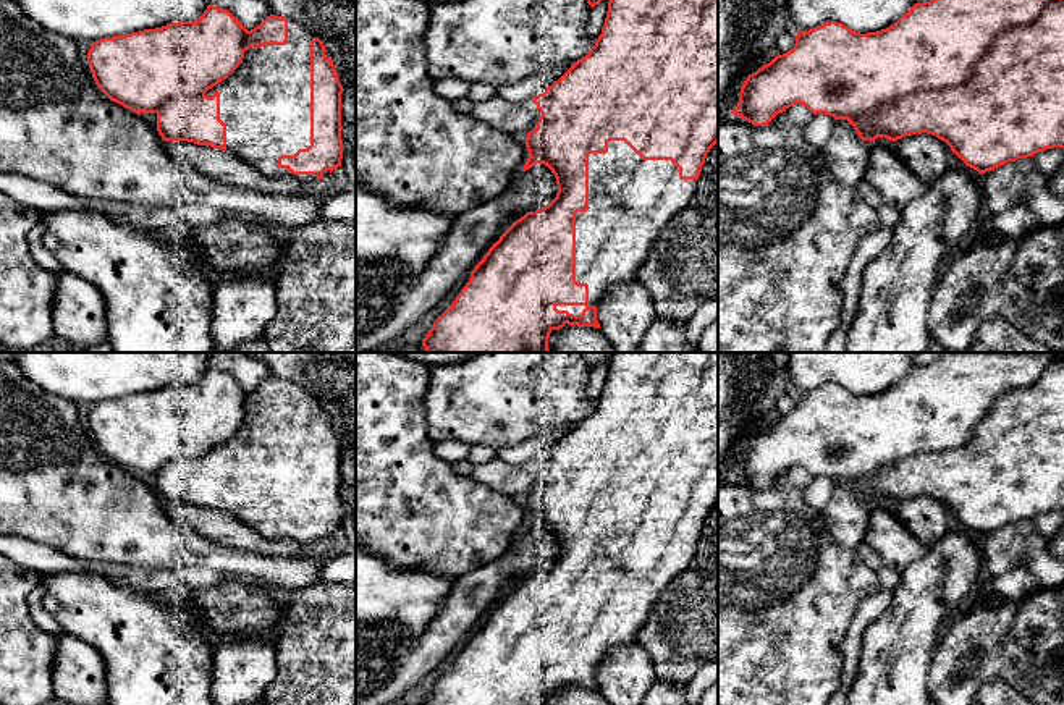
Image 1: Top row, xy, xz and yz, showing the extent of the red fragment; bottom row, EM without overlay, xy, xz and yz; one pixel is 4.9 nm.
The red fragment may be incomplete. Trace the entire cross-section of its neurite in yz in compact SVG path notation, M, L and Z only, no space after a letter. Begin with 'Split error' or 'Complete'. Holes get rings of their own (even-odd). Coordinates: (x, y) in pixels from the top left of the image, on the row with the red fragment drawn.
Complete. M930 0L876 32L860 34L836 21L797 31L789 52L747 76L731 113L766 126L796 103L813 115L847 120L862 141L933 134L980 175L1046 149L1064 149L1064 0Z

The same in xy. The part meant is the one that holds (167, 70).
Split error. M209 5L197 21L170 23L155 29L144 29L125 36L103 37L91 44L87 52L89 68L97 87L113 102L141 115L157 115L157 131L163 141L188 141L199 146L210 146L236 155L267 178L289 176L309 183L312 179L330 178L330 173L341 167L343 139L341 139L341 94L343 86L335 71L330 52L323 42L309 29L291 18L267 16L259 26L247 31L228 10Z

